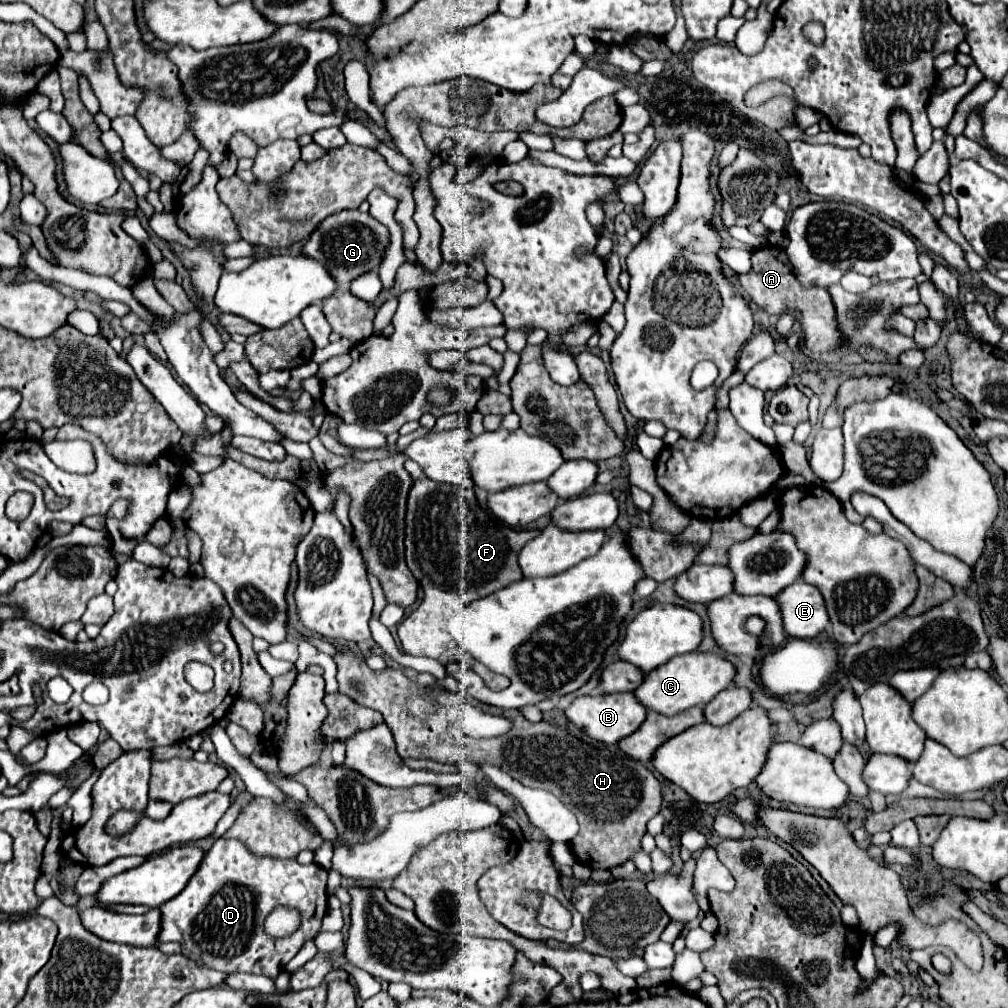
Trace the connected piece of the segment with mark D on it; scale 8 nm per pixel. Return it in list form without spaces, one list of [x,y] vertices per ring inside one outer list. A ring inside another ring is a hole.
[[[219,838],[219,840],[213,844],[213,848],[205,854],[205,862],[201,864],[201,870],[197,870],[197,874],[189,880],[187,888],[185,888],[181,894],[177,894],[177,898],[173,898],[173,900],[165,902],[165,906],[161,906],[163,924],[161,924],[161,940],[159,940],[159,942],[169,942],[169,928],[175,928],[175,924],[177,924],[177,926],[181,928],[181,932],[183,932],[183,954],[185,954],[185,956],[189,956],[189,958],[193,958],[193,960],[199,960],[199,958],[201,958],[201,966],[205,966],[205,968],[213,968],[213,970],[221,970],[221,972],[225,972],[225,974],[231,974],[233,970],[237,970],[237,972],[263,974],[263,976],[269,976],[269,978],[277,978],[277,976],[279,976],[279,972],[281,972],[281,970],[285,970],[287,962],[289,962],[289,960],[291,960],[291,958],[301,950],[301,946],[303,946],[309,938],[313,938],[313,936],[319,932],[319,928],[321,928],[321,920],[323,920],[323,916],[325,916],[325,912],[327,912],[327,874],[329,874],[329,870],[325,870],[325,868],[321,868],[321,866],[317,866],[317,864],[303,866],[303,864],[299,864],[299,862],[297,862],[297,858],[271,858],[271,856],[257,856],[257,854],[253,854],[253,852],[251,852],[251,850],[249,850],[241,840],[233,840],[233,838]],[[277,906],[295,908],[295,910],[301,914],[301,924],[299,924],[299,928],[297,928],[291,936],[271,938],[271,936],[267,936],[267,934],[265,934],[263,922],[265,922],[267,914],[271,914],[271,912],[273,912],[273,908],[277,908]]]

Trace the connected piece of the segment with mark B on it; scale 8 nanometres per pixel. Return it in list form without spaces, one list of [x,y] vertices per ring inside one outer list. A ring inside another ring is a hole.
[[[619,692],[619,694],[595,694],[595,696],[581,696],[577,698],[567,710],[567,718],[579,726],[587,736],[605,744],[617,744],[619,740],[631,736],[645,720],[647,710],[635,698],[633,692]]]

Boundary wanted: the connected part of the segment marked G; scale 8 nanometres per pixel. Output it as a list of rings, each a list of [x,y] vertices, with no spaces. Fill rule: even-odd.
[[[345,210],[321,222],[319,230],[311,234],[311,238],[305,242],[303,254],[317,258],[329,270],[329,274],[337,278],[341,286],[347,286],[353,278],[357,278],[357,274],[365,274],[365,270],[379,268],[387,244],[389,232],[385,226],[381,226],[381,222],[377,222],[371,214],[363,214],[359,210]]]

